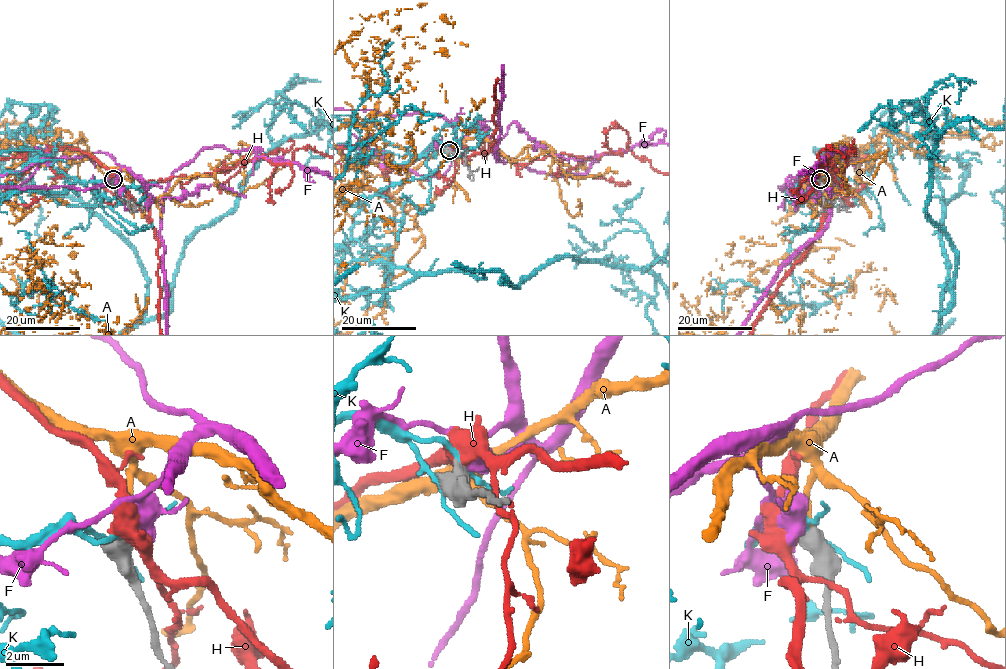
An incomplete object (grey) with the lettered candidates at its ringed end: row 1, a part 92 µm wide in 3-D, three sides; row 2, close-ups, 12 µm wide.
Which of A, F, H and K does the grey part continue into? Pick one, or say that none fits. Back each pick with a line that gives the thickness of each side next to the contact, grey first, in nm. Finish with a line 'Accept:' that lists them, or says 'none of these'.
A: 600 nm thick on the grey side, 240 nm on the other
Accept: A

